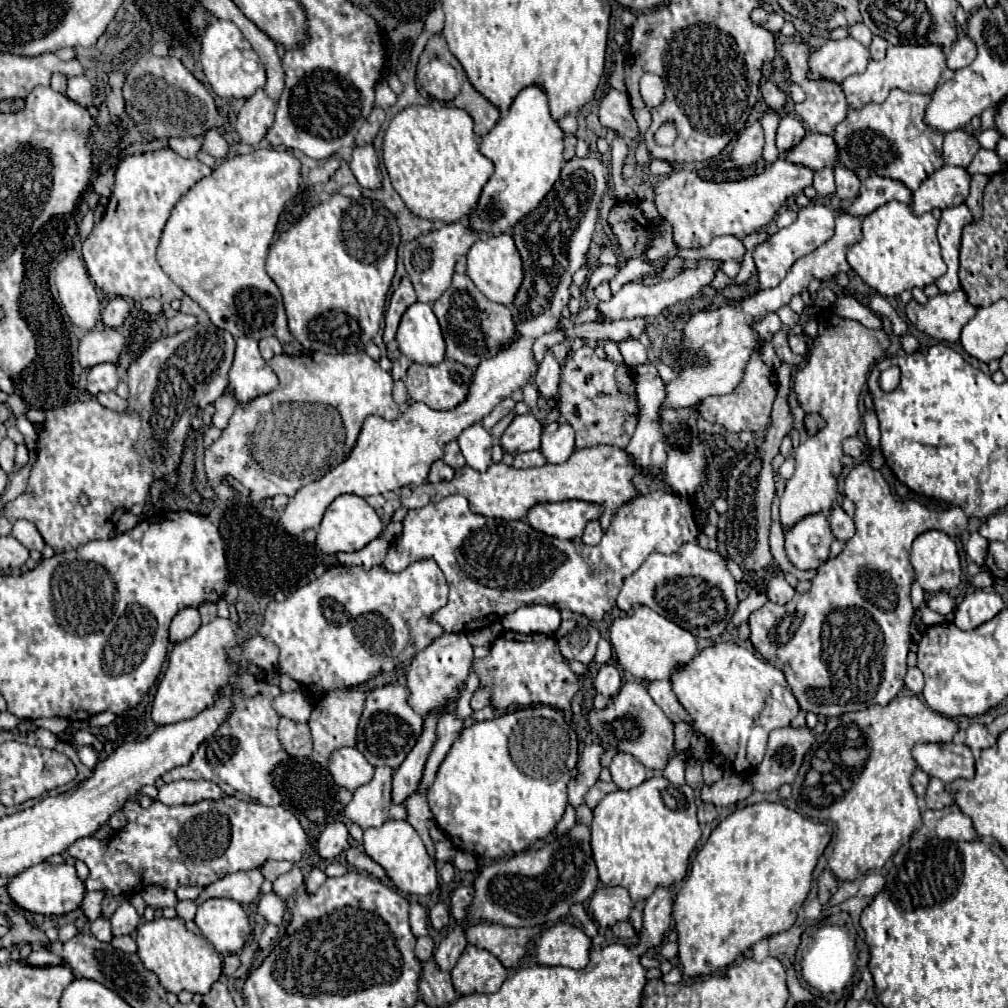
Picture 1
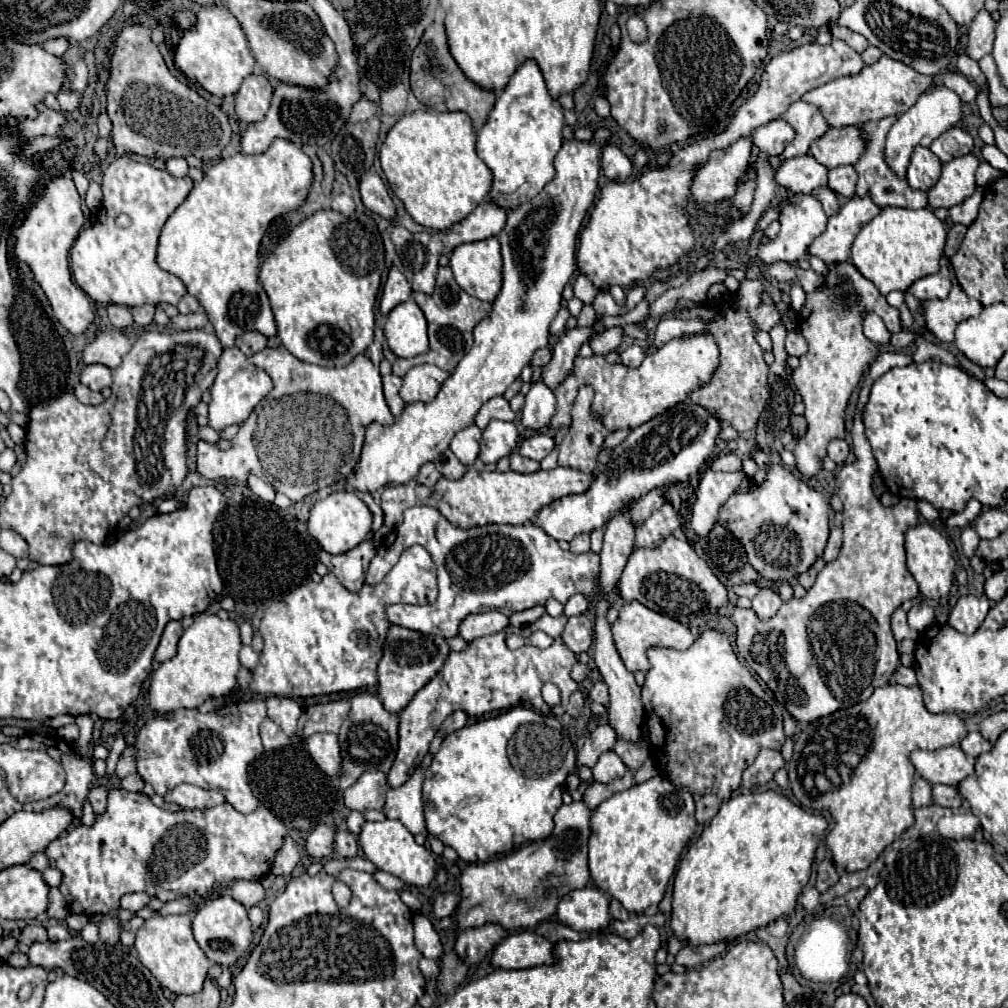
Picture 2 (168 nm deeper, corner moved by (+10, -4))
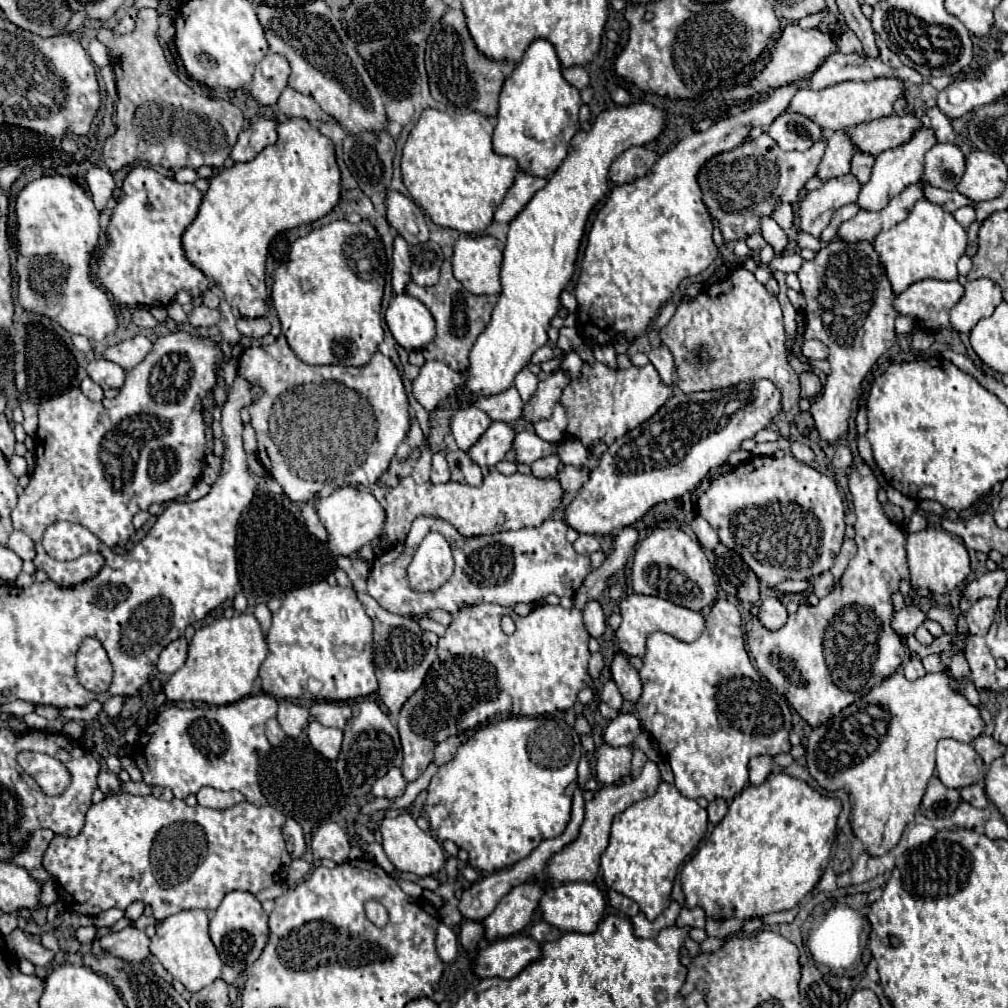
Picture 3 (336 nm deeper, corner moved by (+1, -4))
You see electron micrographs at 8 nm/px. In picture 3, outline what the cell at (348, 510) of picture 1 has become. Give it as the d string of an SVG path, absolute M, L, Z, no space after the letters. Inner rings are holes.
M349 485L339 487L331 495L321 497L315 503L315 507L317 507L317 515L321 523L329 531L329 549L333 551L333 555L357 553L363 545L373 541L383 529L385 511L379 505L379 501L371 495L371 491L365 487L349 487Z

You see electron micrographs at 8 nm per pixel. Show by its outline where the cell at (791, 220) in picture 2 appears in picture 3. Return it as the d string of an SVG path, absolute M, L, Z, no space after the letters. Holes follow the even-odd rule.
M851 173L839 179L825 181L819 189L809 191L797 203L797 227L819 239L823 229L831 223L833 213L839 207L857 201L859 189L861 185Z

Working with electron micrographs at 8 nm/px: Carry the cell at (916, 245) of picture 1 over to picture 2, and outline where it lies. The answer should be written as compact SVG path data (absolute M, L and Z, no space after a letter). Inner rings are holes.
M886 207L858 233L852 245L852 263L878 287L882 295L888 295L890 291L906 291L914 281L940 271L946 235L948 231L944 223L930 207L918 211Z

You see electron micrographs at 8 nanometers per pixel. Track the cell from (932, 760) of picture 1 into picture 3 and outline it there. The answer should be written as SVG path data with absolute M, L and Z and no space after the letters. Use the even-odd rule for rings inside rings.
M941 739L937 745L937 777L943 785L961 789L983 781L987 767L979 753L955 739Z

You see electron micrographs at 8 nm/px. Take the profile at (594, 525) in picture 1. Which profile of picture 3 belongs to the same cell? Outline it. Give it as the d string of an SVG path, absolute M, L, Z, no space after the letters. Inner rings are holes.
M579 535L579 539L573 543L573 547L581 555L591 555L601 545L599 545L599 537L595 537L595 535Z

